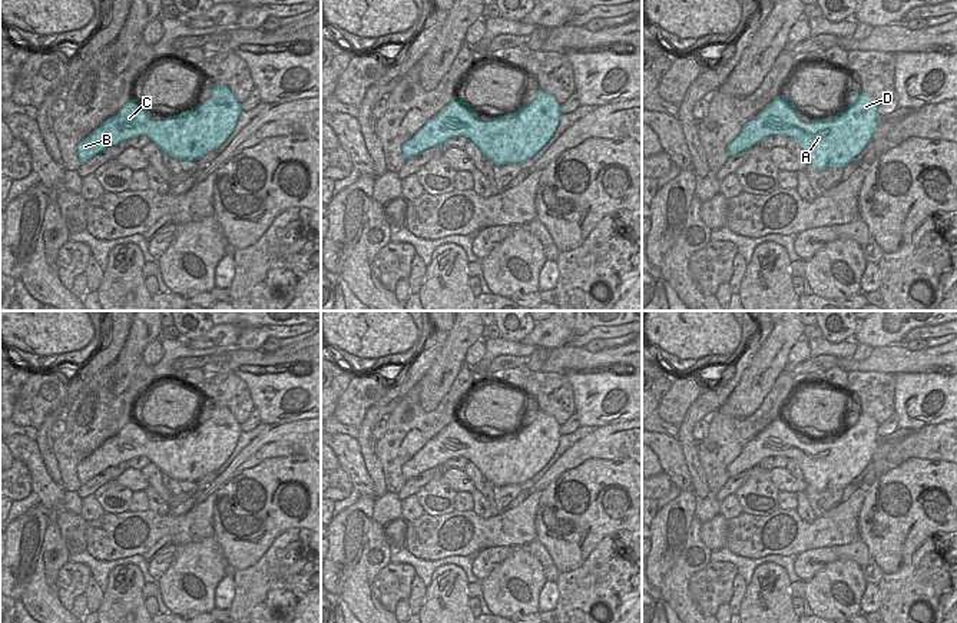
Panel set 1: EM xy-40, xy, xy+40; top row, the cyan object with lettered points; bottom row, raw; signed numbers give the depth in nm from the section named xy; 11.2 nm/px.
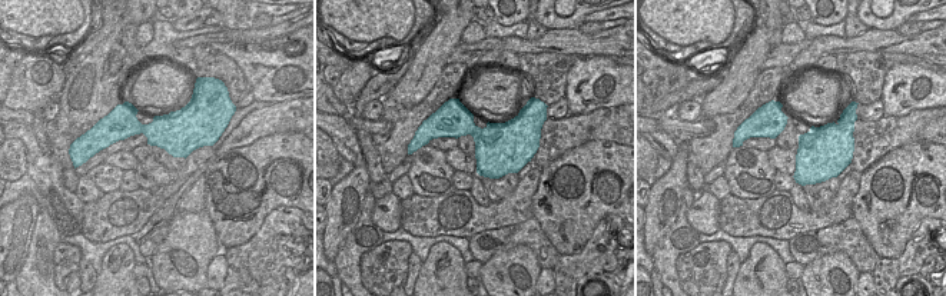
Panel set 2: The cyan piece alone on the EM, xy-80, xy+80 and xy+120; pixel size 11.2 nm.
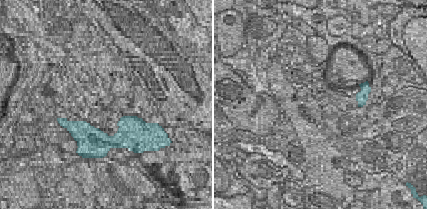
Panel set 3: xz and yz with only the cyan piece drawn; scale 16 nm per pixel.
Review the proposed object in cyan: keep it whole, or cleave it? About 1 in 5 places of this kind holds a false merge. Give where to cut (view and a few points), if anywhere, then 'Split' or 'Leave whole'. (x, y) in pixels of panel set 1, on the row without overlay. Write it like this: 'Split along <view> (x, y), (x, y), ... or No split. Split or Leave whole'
No split. Leave whole

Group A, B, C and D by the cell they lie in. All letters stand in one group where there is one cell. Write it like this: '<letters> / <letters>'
A B C D

